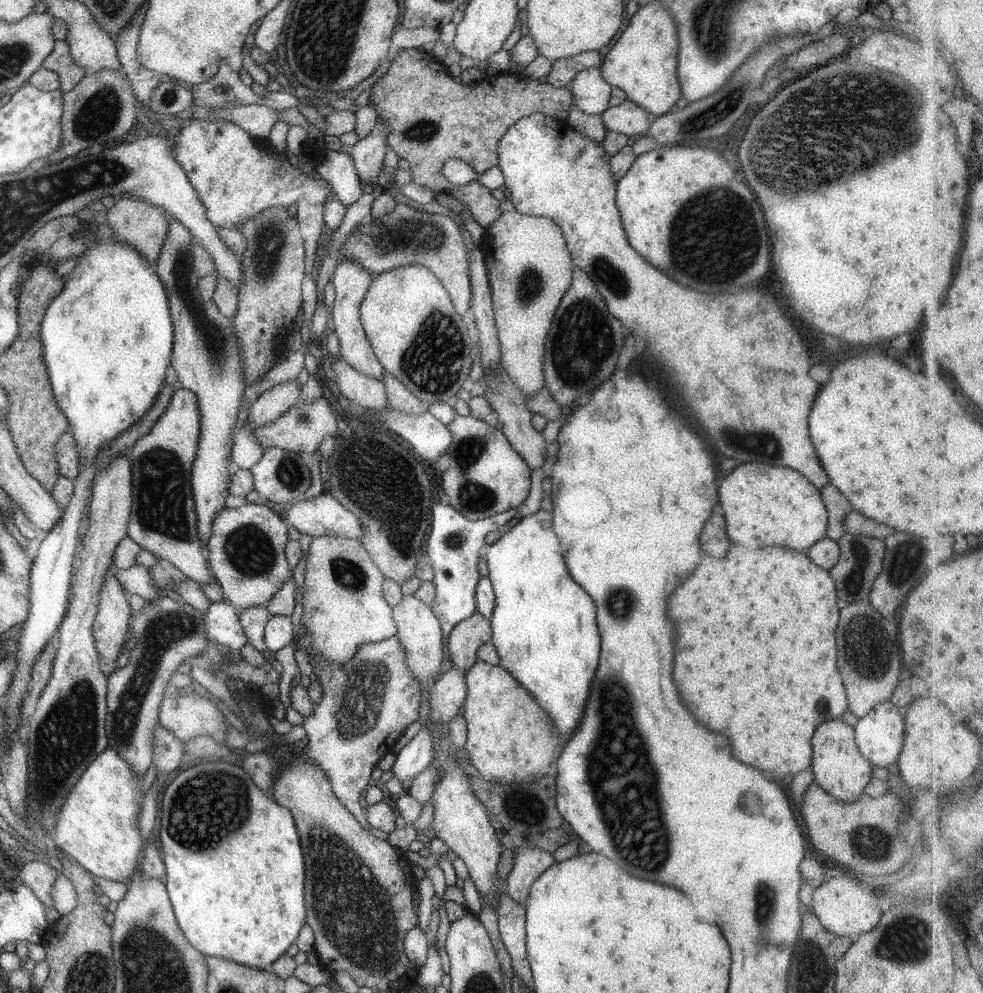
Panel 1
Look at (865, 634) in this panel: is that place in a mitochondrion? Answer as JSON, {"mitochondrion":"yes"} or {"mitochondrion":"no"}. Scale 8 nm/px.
{"mitochondrion":"yes"}

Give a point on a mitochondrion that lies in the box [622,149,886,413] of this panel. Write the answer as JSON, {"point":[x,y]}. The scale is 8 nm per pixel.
{"point":[709,206]}

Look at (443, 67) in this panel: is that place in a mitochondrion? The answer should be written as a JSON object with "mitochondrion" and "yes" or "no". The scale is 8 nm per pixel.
{"mitochondrion":"no"}

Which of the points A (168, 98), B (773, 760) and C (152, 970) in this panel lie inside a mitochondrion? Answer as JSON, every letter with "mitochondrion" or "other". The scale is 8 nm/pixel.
{"A":"mitochondrion","B":"other","C":"mitochondrion"}

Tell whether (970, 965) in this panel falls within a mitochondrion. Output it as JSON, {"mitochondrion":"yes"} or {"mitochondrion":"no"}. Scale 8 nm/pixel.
{"mitochondrion":"no"}

